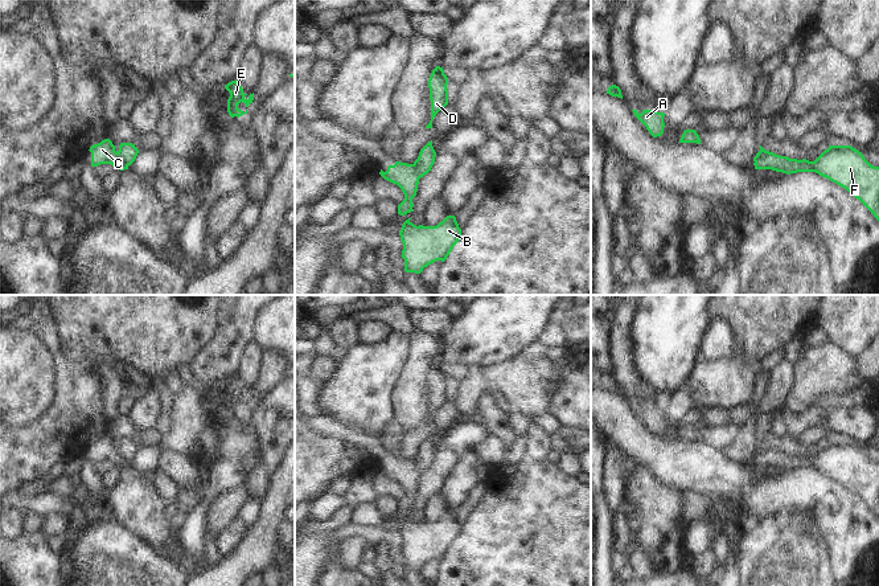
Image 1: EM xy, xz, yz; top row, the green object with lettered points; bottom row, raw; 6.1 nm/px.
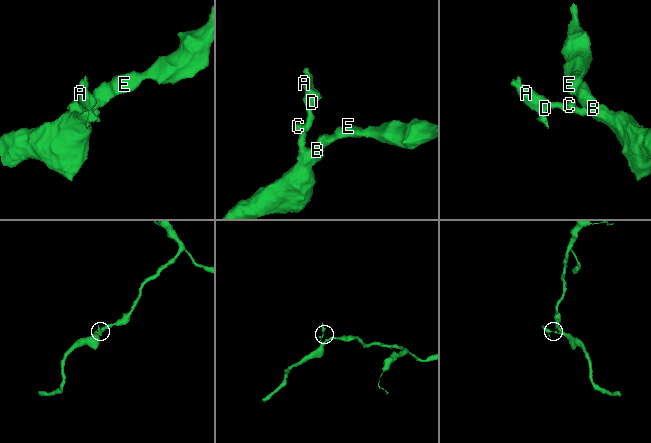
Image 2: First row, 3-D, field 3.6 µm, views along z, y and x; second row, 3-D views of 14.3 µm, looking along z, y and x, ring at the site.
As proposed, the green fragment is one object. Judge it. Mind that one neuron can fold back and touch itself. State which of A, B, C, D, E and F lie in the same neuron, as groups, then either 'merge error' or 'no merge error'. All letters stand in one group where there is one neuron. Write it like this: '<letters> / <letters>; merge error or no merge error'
A D / B C E F; merge error

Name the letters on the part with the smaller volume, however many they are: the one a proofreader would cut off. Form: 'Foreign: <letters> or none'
Foreign: A, D

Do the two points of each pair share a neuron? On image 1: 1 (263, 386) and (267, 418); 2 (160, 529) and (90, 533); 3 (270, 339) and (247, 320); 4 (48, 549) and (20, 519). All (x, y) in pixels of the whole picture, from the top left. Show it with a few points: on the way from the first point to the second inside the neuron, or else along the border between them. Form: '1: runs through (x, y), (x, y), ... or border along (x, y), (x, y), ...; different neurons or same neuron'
1: border along (280, 381), (250, 413); different neurons
2: border along (119, 521), (142, 539); different neurons
3: border along (262, 308), (254, 340); different neurons
4: border along (27, 529), (13, 539); different neurons

